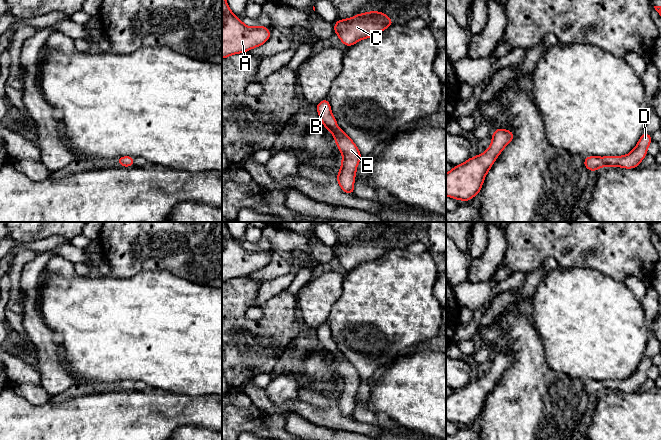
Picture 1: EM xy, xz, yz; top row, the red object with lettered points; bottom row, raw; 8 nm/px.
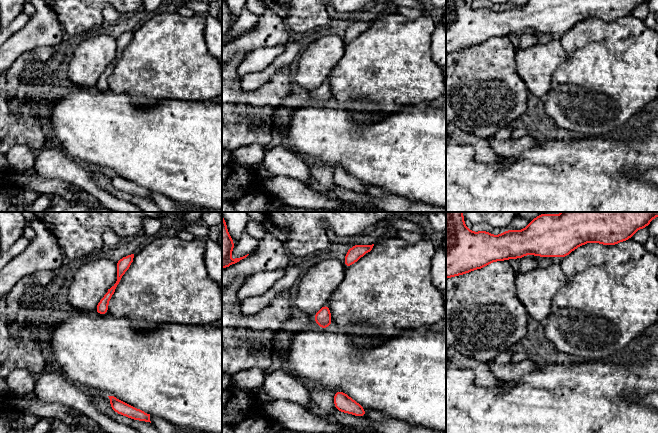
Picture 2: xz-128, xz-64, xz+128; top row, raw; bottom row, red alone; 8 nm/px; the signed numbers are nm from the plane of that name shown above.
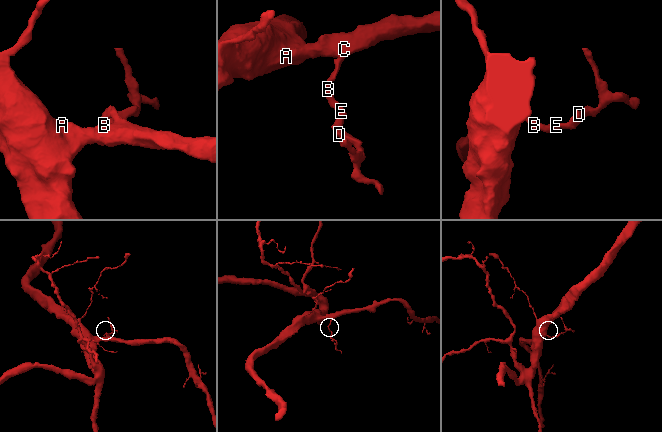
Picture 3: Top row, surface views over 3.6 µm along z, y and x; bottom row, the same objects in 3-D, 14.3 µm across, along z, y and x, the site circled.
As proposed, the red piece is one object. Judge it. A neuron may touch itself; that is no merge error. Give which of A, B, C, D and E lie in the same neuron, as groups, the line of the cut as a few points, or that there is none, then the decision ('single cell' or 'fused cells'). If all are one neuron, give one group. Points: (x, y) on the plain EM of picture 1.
A B C D E | no cut | single cell

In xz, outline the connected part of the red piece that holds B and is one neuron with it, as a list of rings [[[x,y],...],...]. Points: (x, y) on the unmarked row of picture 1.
[[[328,322],[316,328],[316,333],[321,342],[322,349],[333,358],[337,372],[343,379],[341,393],[337,397],[336,405],[339,407],[342,415],[354,419],[354,404],[357,389],[363,380],[352,363],[338,351],[336,343],[331,336]]]

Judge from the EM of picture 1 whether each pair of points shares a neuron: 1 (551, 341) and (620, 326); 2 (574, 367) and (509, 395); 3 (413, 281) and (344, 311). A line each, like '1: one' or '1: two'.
1: one
2: two
3: one

